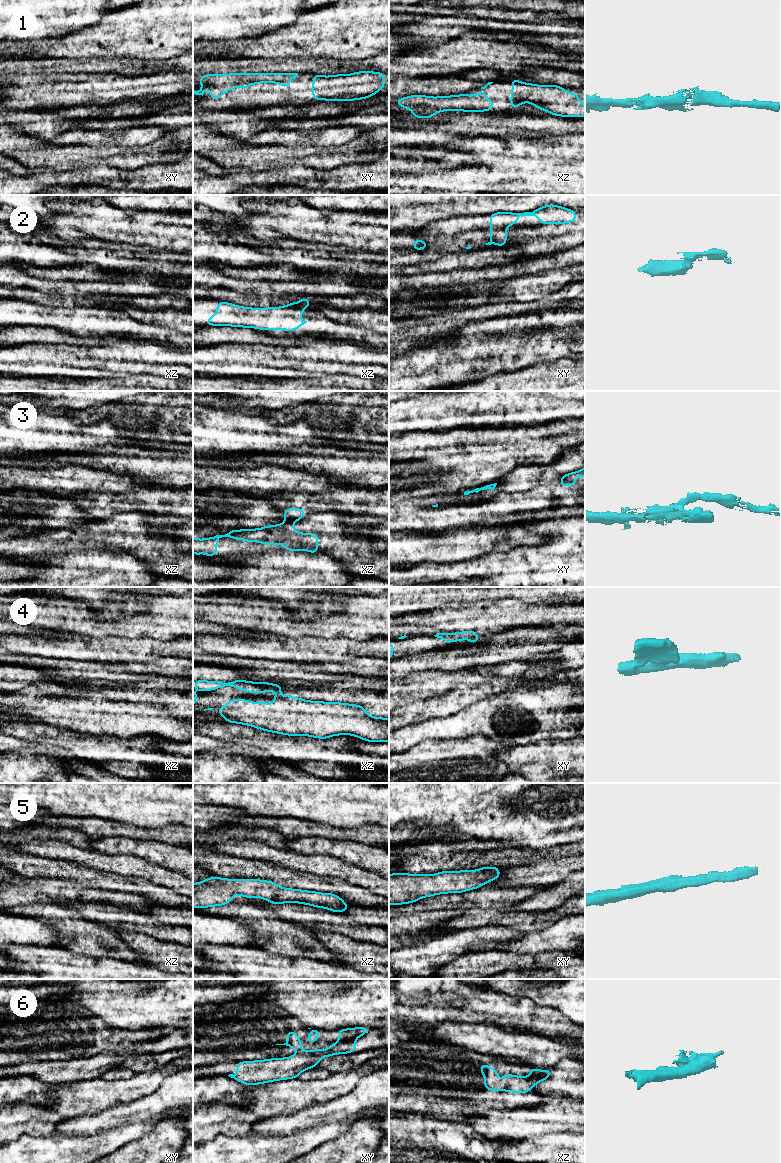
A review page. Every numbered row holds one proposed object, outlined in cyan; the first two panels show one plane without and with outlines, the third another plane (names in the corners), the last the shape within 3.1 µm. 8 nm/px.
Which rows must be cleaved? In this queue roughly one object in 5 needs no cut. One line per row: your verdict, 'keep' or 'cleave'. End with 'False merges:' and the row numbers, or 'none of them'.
1: keep
2: cleave
3: cleave
4: cleave
5: keep
6: cleave
False merges: 2, 3, 4, 6

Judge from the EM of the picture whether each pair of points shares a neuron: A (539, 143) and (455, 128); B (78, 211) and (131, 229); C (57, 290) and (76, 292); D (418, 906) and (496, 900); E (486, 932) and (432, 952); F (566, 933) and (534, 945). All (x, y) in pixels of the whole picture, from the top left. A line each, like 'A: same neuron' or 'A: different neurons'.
A: different neurons
B: same neuron
C: same neuron
D: same neuron
E: same neuron
F: same neuron

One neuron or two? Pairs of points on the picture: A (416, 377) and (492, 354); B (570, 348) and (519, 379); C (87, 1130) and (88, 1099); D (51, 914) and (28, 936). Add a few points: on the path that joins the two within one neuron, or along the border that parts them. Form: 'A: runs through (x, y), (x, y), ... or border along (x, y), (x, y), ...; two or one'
A: runs through (435, 365), (439, 363), (454, 363), (473, 355); one
B: border along (546, 362), (529, 365), (522, 369); two
C: border along (111, 1106), (100, 1111), (84, 1112), (66, 1118); two
D: border along (22, 914), (45, 920); two

